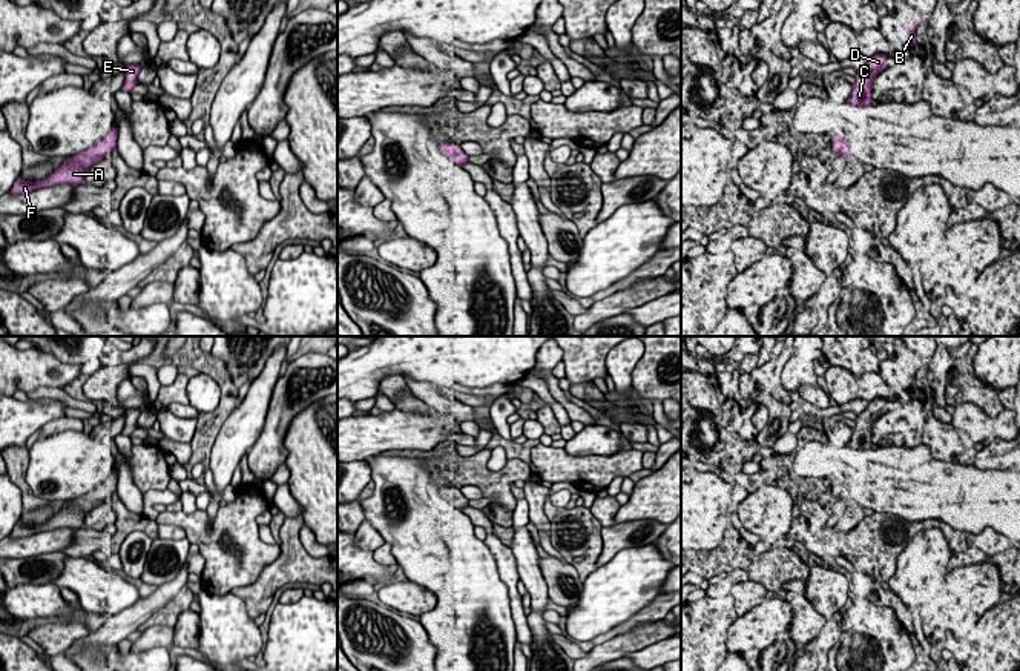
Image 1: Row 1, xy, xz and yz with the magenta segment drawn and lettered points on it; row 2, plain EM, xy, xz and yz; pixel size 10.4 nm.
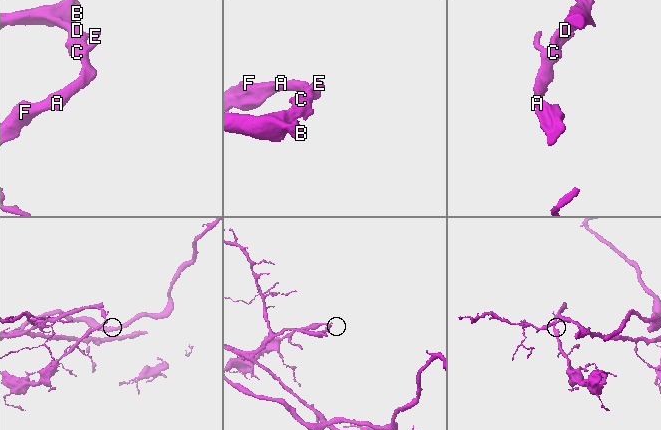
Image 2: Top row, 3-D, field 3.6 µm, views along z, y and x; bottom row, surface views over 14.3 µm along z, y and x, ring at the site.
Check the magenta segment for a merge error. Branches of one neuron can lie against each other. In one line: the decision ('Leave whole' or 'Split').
Leave whole

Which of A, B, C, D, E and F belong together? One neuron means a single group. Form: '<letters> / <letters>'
A B C D E F

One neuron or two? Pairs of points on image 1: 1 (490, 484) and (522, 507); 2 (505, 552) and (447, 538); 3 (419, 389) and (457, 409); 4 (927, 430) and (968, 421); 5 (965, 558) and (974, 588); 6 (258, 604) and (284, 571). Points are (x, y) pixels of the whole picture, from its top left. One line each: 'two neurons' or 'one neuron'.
1: two neurons
2: two neurons
3: one neuron
4: two neurons
5: two neurons
6: one neuron

